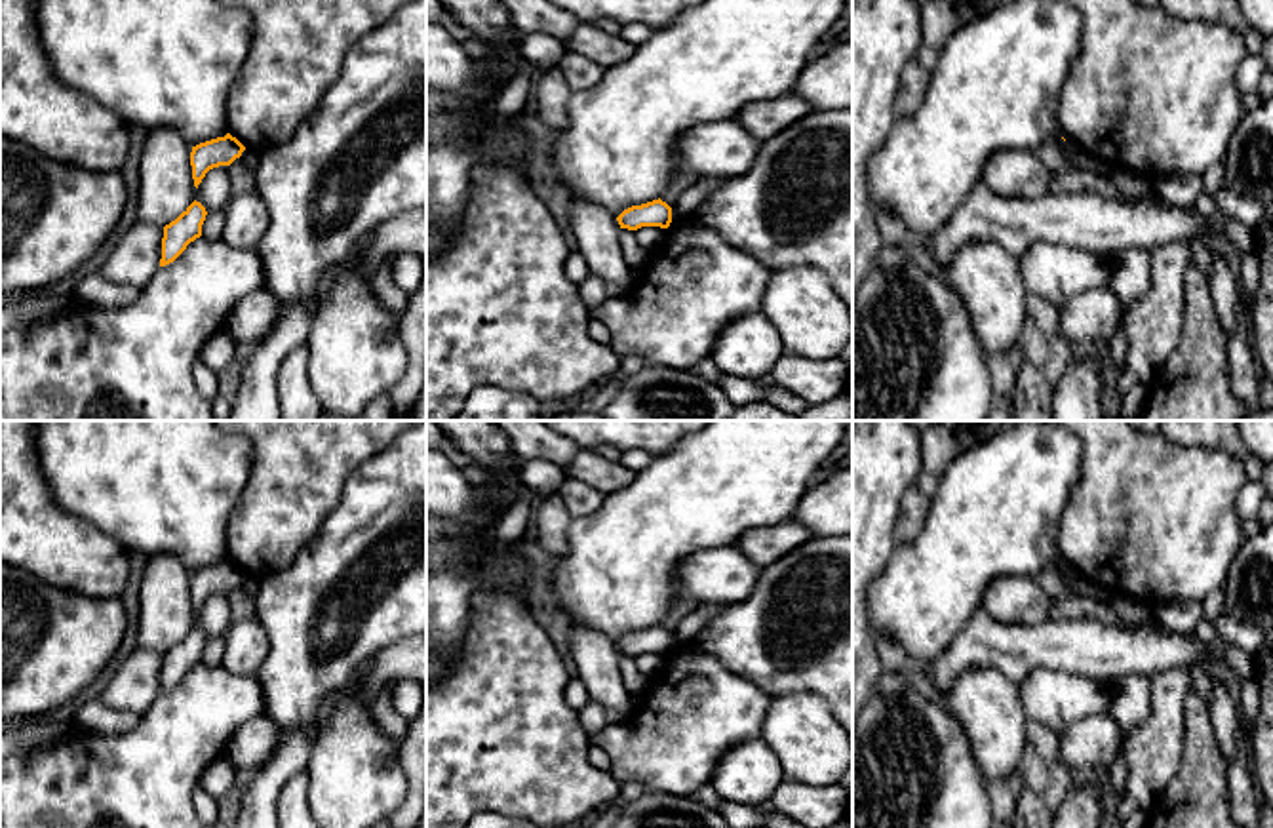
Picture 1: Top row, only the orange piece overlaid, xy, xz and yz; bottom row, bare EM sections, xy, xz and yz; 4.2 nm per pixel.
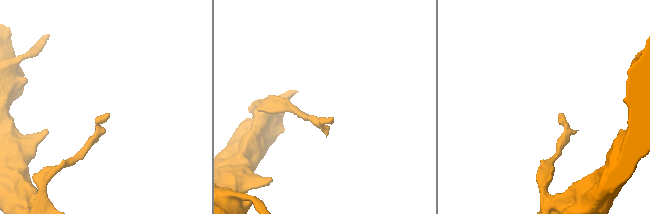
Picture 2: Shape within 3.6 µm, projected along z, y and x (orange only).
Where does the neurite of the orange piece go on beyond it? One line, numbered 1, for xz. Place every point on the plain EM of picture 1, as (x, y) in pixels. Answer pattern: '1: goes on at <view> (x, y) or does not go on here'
1: does not go on here

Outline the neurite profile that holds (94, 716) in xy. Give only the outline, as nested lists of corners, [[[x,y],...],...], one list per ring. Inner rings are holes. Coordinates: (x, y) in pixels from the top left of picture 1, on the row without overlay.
[[[88,699],[74,714],[72,725],[101,735],[118,735],[133,729],[139,716],[133,712],[114,710],[99,700]]]

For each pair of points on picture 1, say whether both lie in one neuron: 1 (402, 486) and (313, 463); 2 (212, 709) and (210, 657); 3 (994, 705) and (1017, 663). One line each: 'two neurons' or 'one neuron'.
1: two neurons
2: two neurons
3: two neurons

